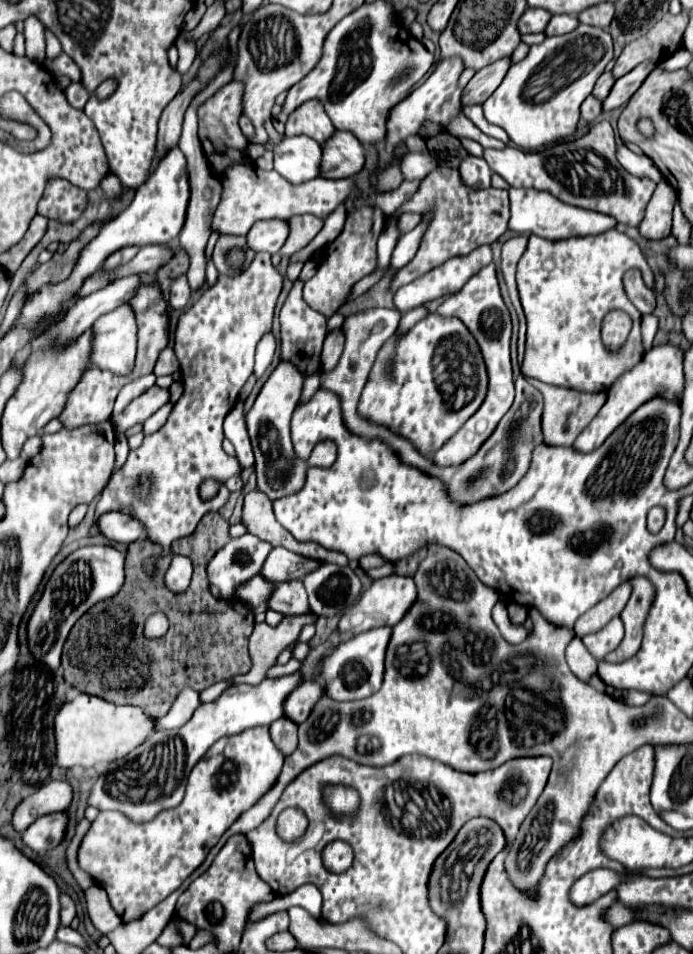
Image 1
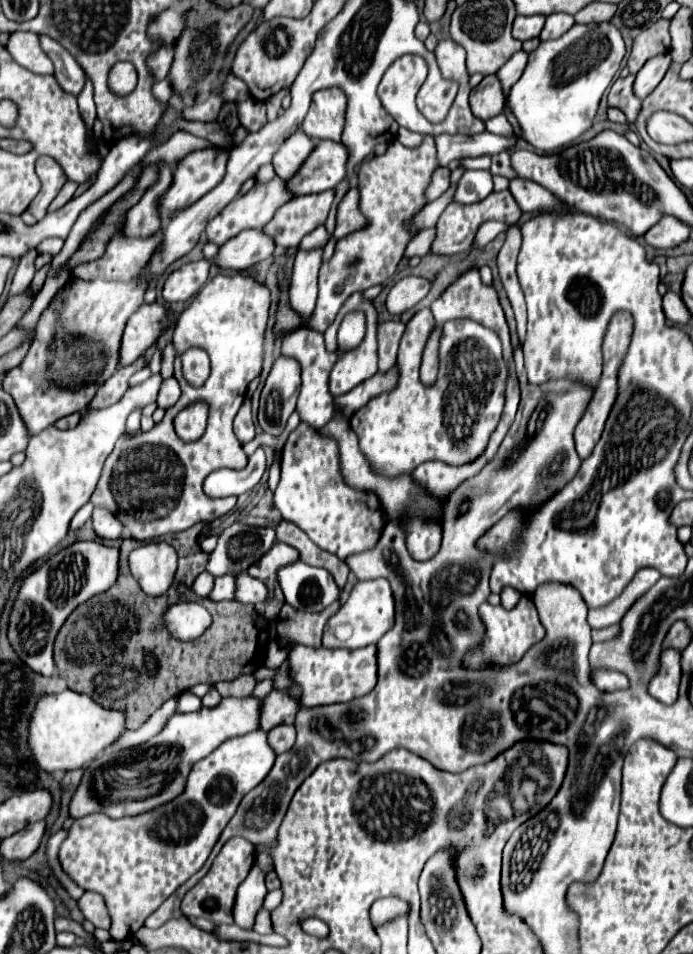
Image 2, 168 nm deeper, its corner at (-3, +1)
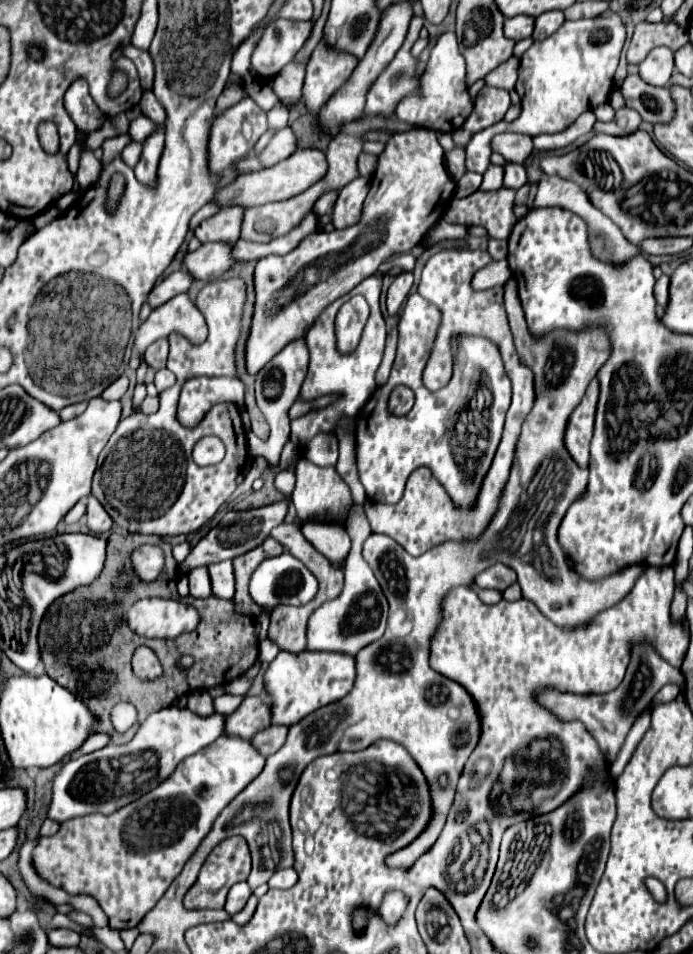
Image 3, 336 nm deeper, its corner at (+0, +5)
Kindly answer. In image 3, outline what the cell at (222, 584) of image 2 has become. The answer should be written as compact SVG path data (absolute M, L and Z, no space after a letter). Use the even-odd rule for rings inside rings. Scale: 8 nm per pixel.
M195 568L195 570L189 572L189 594L193 598L209 598L209 596L213 596L207 568Z

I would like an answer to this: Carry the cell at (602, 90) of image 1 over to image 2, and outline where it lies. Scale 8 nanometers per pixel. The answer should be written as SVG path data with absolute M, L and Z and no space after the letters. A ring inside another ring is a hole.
M630 74L628 78L618 78L608 92L608 104L620 108L628 116L628 122L636 122L642 108L642 100L634 94L632 84L634 84L634 76Z

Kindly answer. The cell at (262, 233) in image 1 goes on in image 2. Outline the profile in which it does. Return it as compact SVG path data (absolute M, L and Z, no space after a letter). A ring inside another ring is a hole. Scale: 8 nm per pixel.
M244 230L220 246L218 254L212 258L212 264L220 270L240 272L272 256L272 252L274 244L262 230Z

